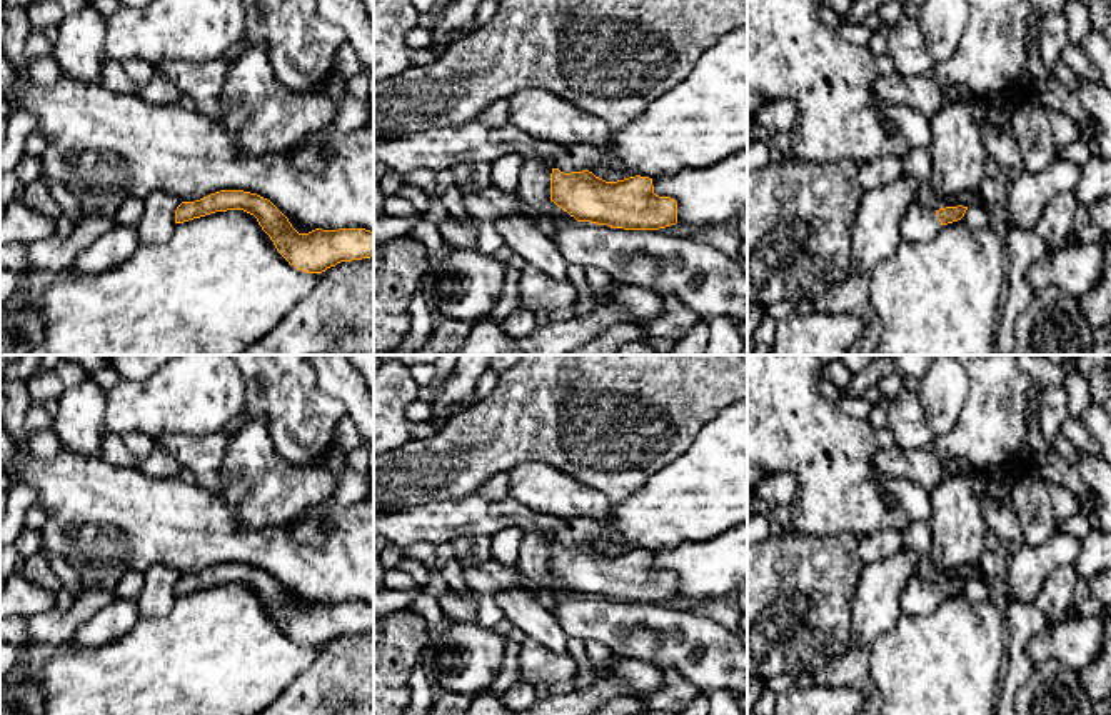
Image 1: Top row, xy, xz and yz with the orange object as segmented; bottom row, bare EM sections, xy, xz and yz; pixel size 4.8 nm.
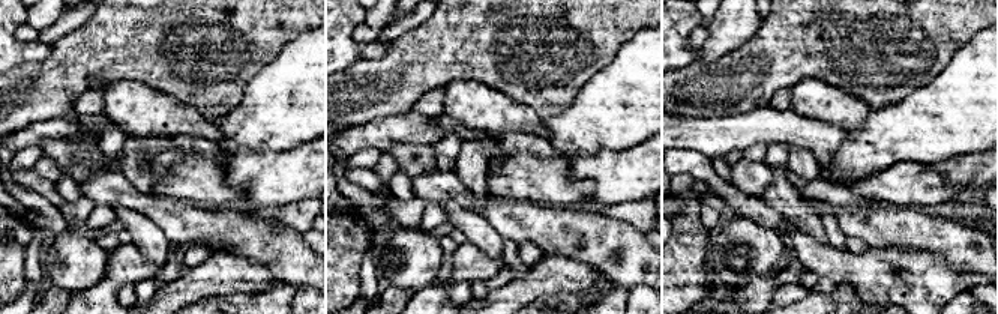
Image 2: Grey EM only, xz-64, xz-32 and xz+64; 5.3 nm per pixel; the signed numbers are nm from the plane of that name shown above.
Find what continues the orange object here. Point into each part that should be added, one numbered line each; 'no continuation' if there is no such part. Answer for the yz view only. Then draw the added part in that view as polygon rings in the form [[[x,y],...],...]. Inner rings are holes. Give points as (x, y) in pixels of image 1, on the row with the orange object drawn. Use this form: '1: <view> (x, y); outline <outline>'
1: yz (919, 224); outline [[[919,200],[911,203],[899,223],[902,242],[911,243],[924,243],[931,240],[939,228],[941,222],[936,215],[936,210],[924,207]]]

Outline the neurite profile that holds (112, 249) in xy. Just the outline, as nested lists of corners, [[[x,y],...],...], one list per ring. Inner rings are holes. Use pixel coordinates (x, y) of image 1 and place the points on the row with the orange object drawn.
[[[115,225],[80,252],[68,273],[95,277],[120,267],[138,247],[137,227]]]

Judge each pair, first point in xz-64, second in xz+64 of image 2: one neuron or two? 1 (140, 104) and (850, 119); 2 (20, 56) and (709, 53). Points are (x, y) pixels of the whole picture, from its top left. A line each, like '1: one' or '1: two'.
1: one
2: two

